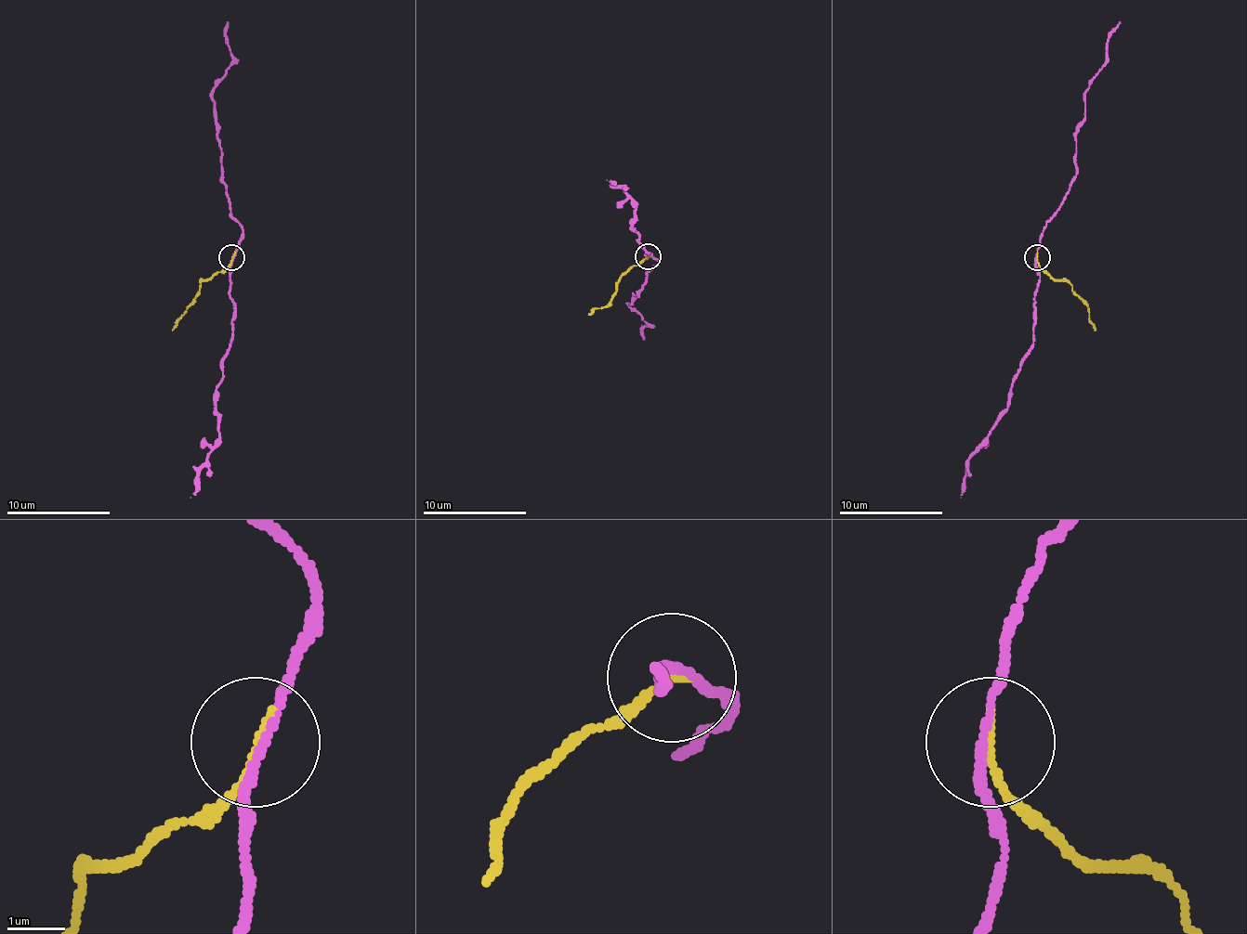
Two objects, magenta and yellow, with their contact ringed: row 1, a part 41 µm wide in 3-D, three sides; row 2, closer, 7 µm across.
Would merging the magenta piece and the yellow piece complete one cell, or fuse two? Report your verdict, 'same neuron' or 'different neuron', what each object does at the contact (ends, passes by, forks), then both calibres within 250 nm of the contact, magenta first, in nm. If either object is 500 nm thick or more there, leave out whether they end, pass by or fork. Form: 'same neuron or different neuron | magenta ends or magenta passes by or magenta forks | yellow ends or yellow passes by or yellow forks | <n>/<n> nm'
different neuron | magenta passes by | yellow ends | 140/140 nm

